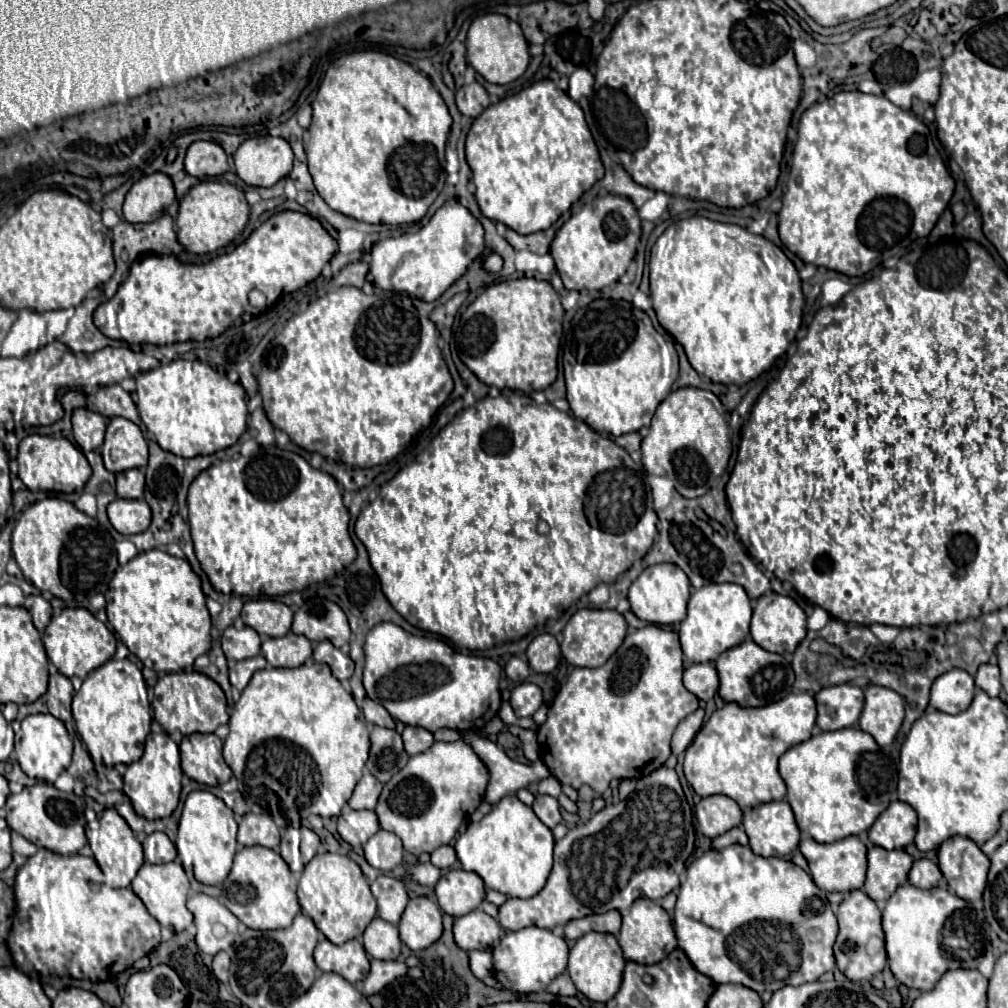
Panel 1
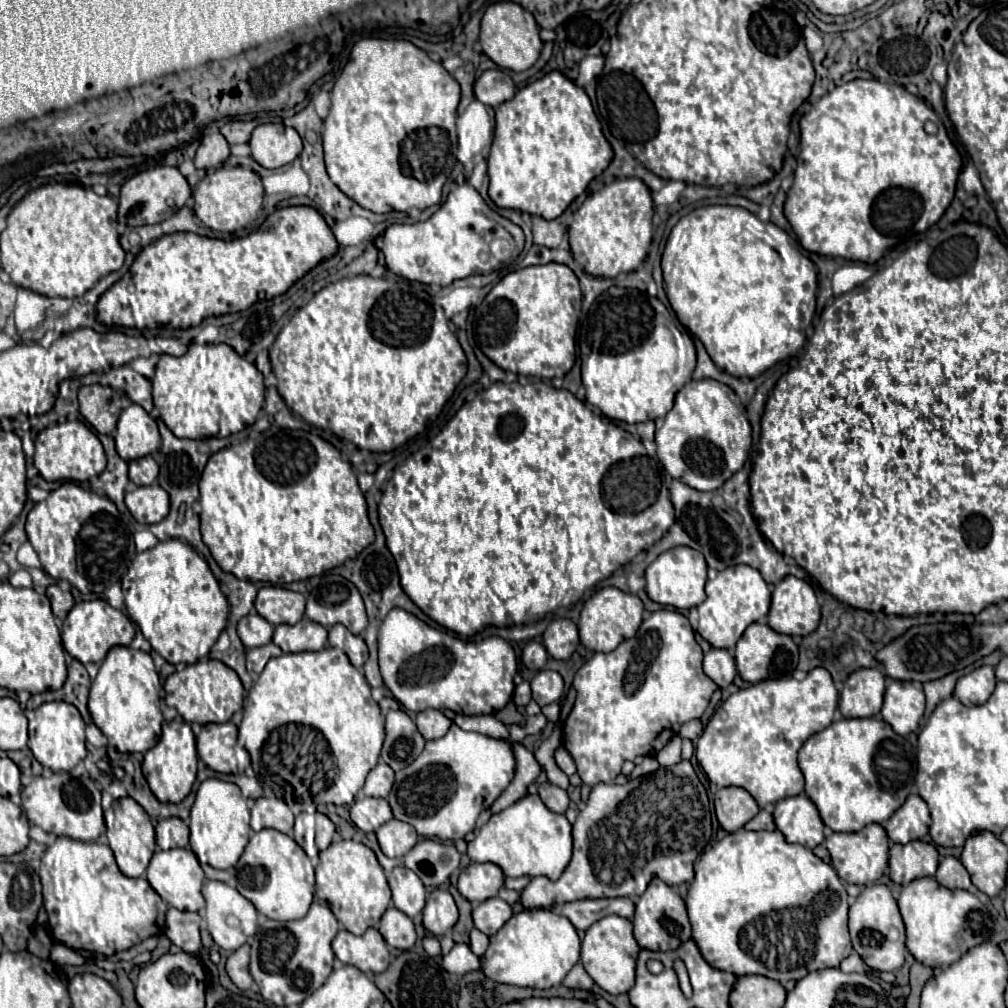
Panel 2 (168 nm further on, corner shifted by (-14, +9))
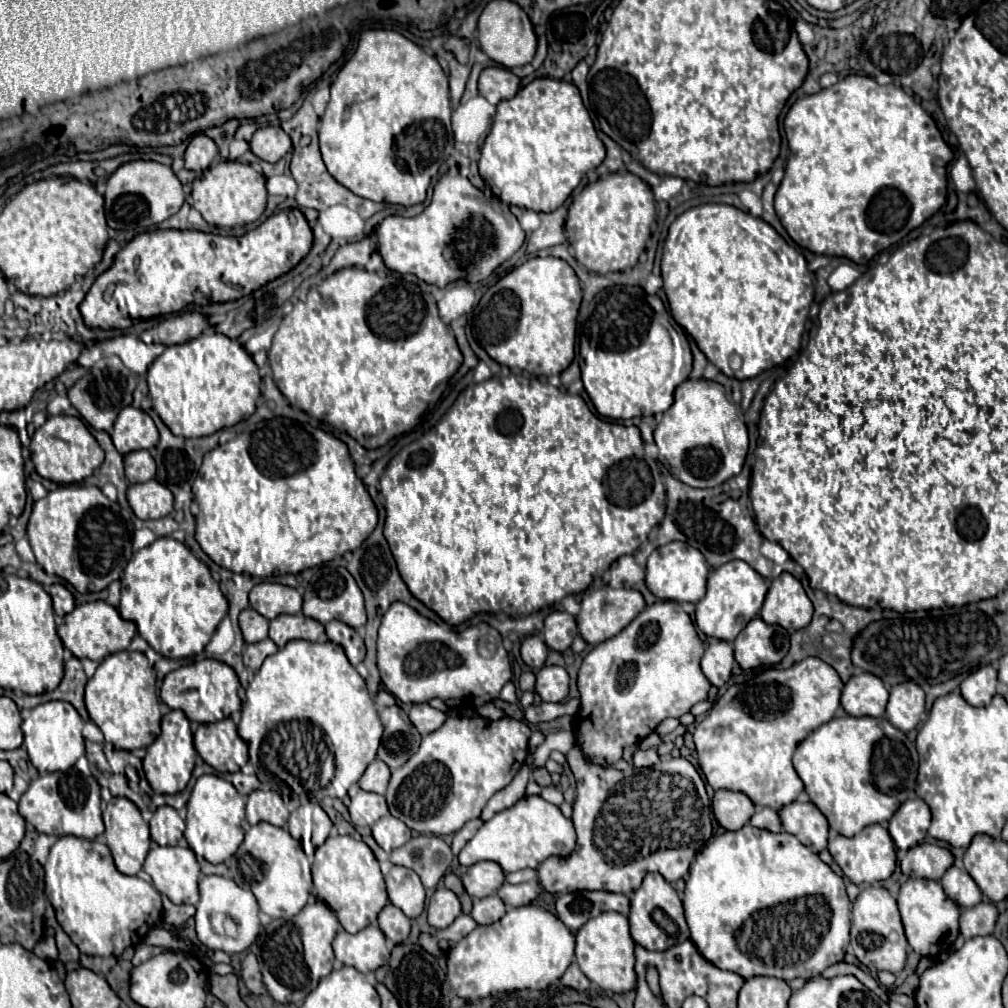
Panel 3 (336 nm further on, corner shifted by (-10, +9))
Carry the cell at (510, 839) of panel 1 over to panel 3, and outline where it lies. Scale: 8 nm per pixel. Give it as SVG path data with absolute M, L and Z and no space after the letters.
M524 796L512 808L498 812L494 818L482 824L472 840L460 850L458 860L462 866L472 866L480 860L492 860L502 866L504 872L516 872L522 868L538 868L548 856L568 856L574 850L576 834L572 820L564 818L558 806L546 802L542 796Z

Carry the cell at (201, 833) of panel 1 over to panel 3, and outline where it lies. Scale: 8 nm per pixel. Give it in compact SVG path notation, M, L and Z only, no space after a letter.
M214 774L200 776L196 780L186 808L188 816L184 838L200 858L206 858L212 864L220 864L238 850L238 844L242 844L244 836L244 798L236 792L236 788L230 782Z

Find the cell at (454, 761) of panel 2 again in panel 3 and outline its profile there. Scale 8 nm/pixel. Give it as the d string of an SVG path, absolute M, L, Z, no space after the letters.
M450 716L438 730L422 736L418 752L404 766L392 770L392 778L386 792L390 814L420 834L442 836L458 832L468 820L478 818L486 802L498 790L508 786L516 772L524 766L530 736L532 730L528 728L528 724L510 716L502 716L498 720L488 720L482 716Z

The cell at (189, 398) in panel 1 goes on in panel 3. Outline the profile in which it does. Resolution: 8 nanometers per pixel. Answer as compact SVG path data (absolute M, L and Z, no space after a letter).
M208 330L198 338L192 338L184 344L172 344L166 348L162 356L158 356L146 374L148 394L152 398L154 412L162 418L162 422L176 436L194 438L194 436L210 436L220 428L228 428L246 420L256 410L256 400L260 396L260 374L252 356L244 350L236 340L218 334L216 330Z

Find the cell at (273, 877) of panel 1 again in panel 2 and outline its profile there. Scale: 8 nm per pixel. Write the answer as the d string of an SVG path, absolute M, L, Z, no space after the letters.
M278 830L256 832L238 866L238 892L248 898L254 908L272 920L298 920L306 916L314 898L314 872L306 852L286 834Z

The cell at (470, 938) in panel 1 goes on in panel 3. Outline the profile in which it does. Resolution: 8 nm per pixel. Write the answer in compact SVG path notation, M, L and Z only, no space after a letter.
M492 894L486 898L474 898L474 908L472 908L472 918L478 924L494 924L506 914L504 902Z

